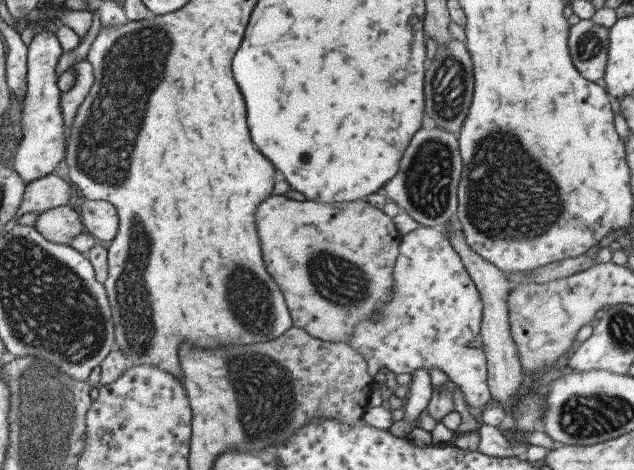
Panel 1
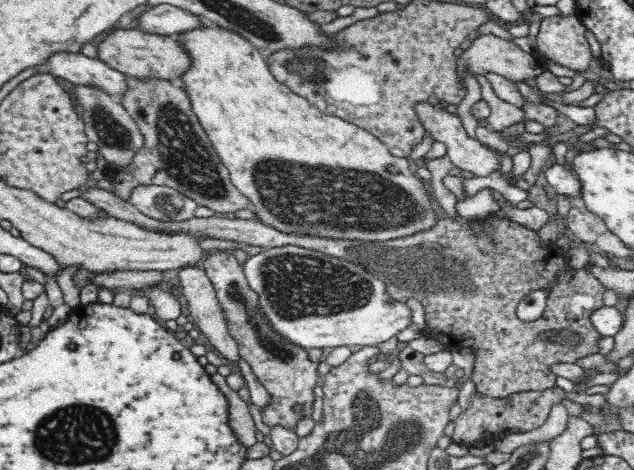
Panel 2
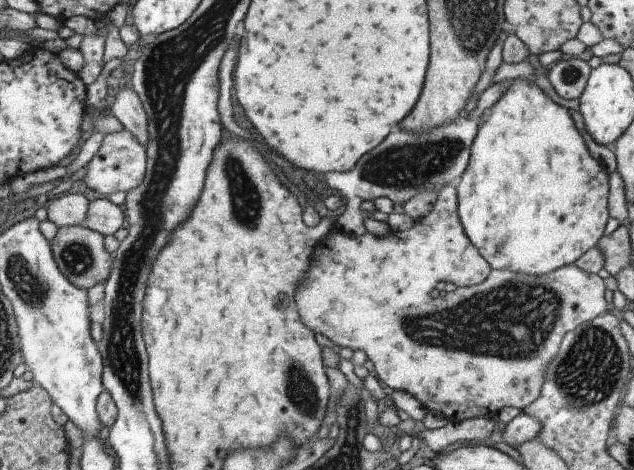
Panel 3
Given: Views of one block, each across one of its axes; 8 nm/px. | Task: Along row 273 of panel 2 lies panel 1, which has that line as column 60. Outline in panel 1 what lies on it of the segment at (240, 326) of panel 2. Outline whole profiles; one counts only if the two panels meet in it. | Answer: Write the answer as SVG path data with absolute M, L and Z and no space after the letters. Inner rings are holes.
M58 206L39 213L33 228L47 240L69 247L72 239L83 232L78 215L68 206Z

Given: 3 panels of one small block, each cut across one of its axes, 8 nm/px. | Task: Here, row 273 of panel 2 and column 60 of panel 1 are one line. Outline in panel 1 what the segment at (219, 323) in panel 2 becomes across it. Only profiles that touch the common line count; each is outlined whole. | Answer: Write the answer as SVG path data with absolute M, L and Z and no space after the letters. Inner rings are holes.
M53 174L24 185L16 217L29 212L43 212L69 204L69 184Z

